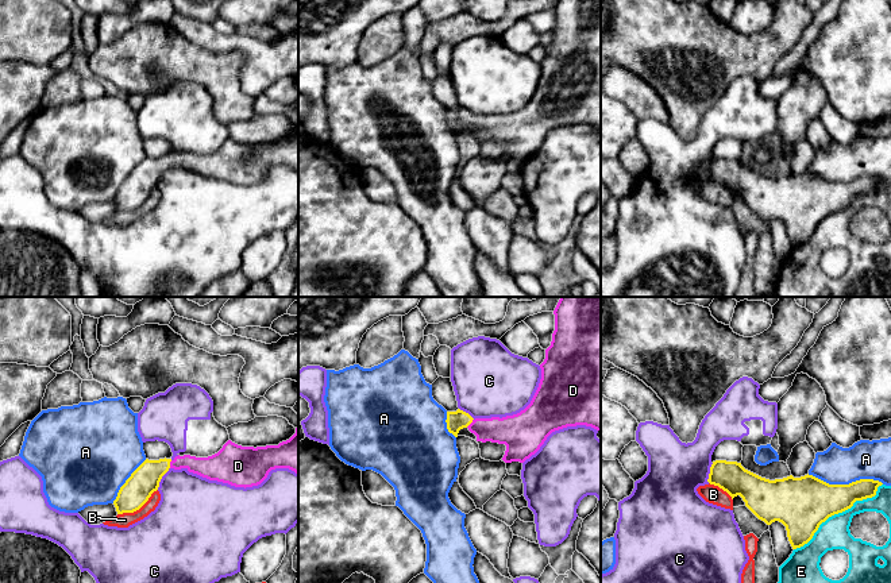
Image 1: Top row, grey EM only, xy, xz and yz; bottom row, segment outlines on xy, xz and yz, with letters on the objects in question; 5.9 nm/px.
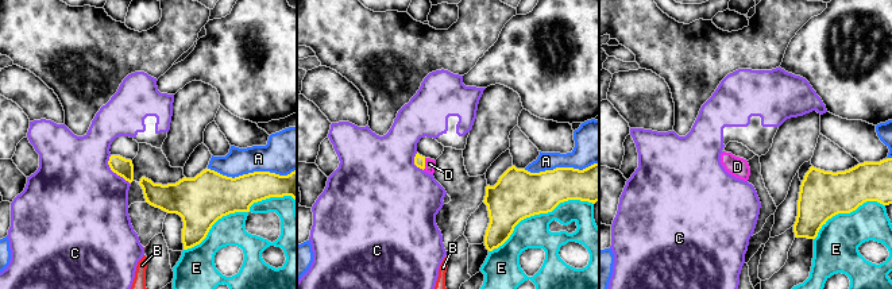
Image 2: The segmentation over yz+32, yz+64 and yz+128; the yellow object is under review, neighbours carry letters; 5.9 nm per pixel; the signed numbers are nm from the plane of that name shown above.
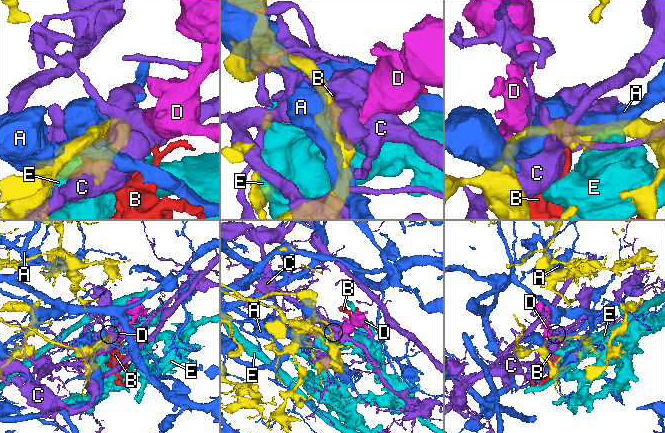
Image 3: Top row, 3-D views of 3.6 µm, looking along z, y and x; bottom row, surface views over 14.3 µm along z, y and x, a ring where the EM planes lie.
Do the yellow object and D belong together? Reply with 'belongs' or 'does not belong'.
belongs

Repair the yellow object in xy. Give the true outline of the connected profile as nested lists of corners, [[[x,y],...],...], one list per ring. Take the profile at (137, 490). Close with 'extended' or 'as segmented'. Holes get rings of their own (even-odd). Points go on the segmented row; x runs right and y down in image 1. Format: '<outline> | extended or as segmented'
[[[298,428],[296,433],[278,445],[266,447],[242,447],[228,440],[223,448],[208,457],[196,457],[190,455],[176,456],[171,459],[148,460],[146,459],[120,487],[113,505],[117,514],[134,513],[139,510],[158,490],[162,476],[170,470],[186,468],[189,472],[197,474],[209,480],[228,483],[235,487],[252,487],[261,484],[271,470],[289,468],[298,474]]] | extended

